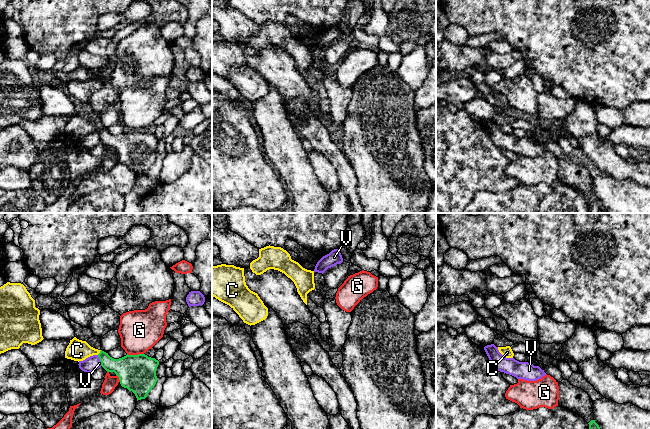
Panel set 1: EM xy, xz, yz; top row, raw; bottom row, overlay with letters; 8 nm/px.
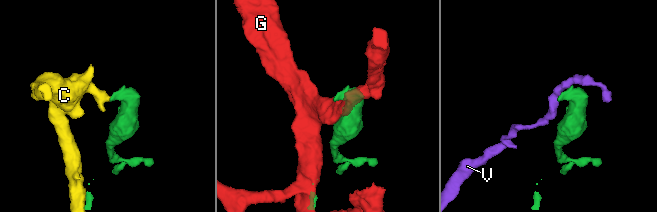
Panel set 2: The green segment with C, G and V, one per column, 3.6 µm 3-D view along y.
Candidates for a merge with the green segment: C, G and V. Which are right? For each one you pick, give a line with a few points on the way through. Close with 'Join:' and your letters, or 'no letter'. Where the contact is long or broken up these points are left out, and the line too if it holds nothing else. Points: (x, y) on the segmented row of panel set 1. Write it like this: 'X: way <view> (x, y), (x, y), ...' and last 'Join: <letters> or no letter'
C: way xy (126, 368), (112, 365), (100, 352), (77, 350)
Join: C

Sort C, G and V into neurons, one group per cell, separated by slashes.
C / G / V

